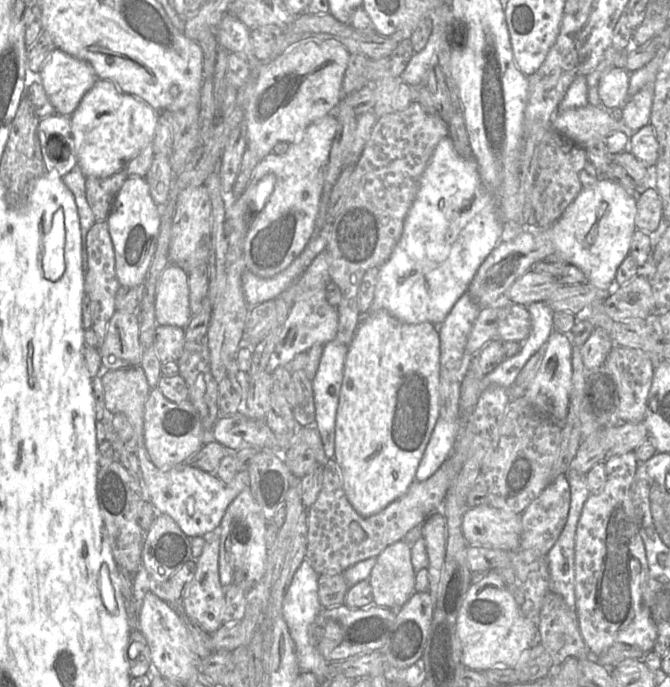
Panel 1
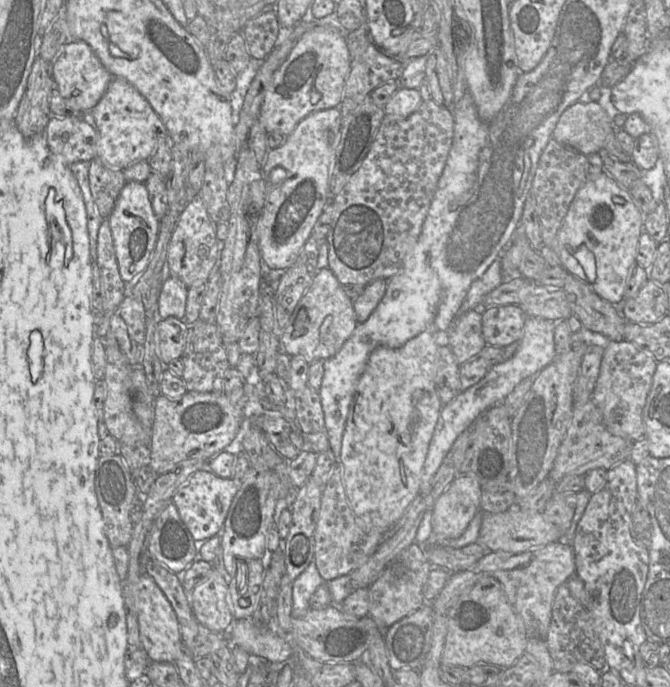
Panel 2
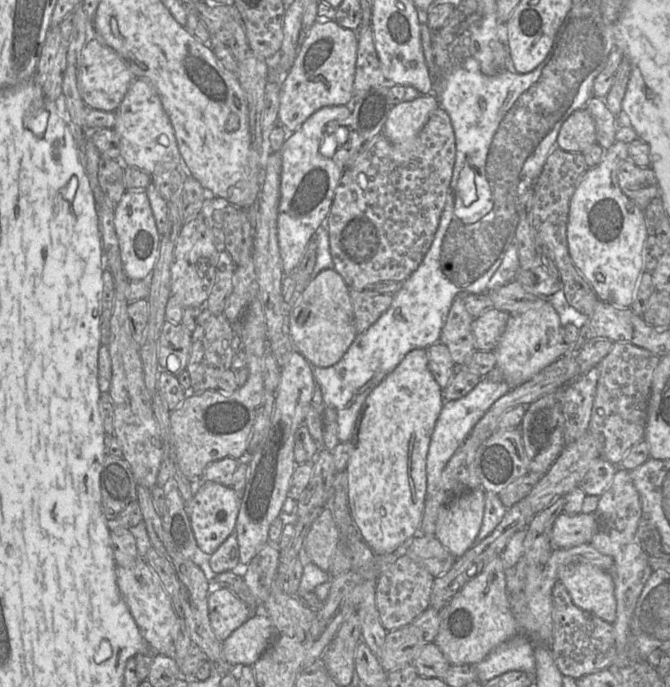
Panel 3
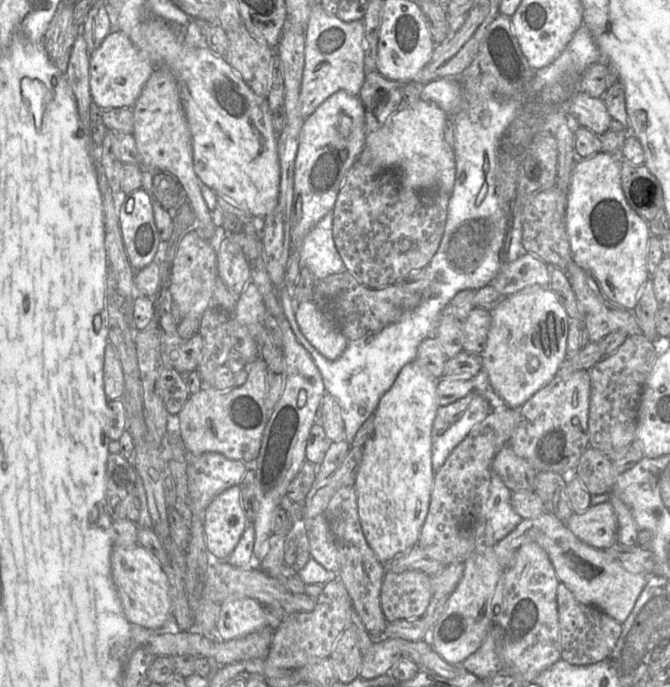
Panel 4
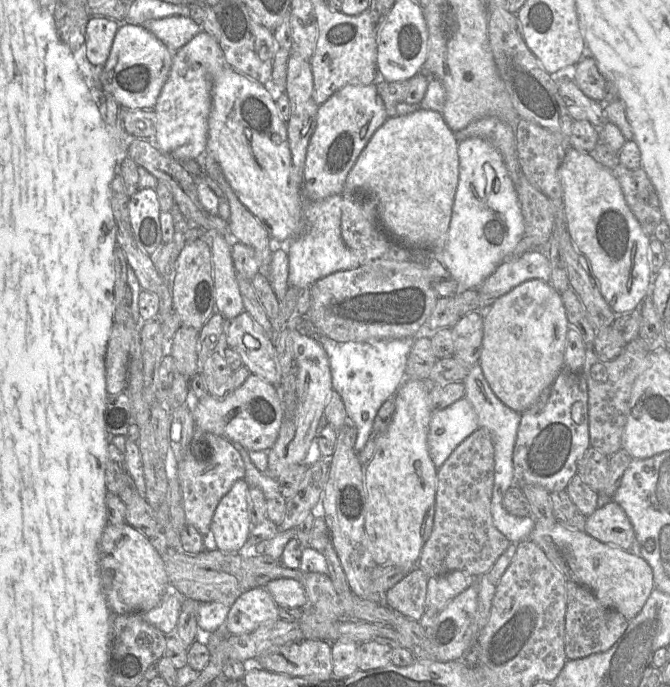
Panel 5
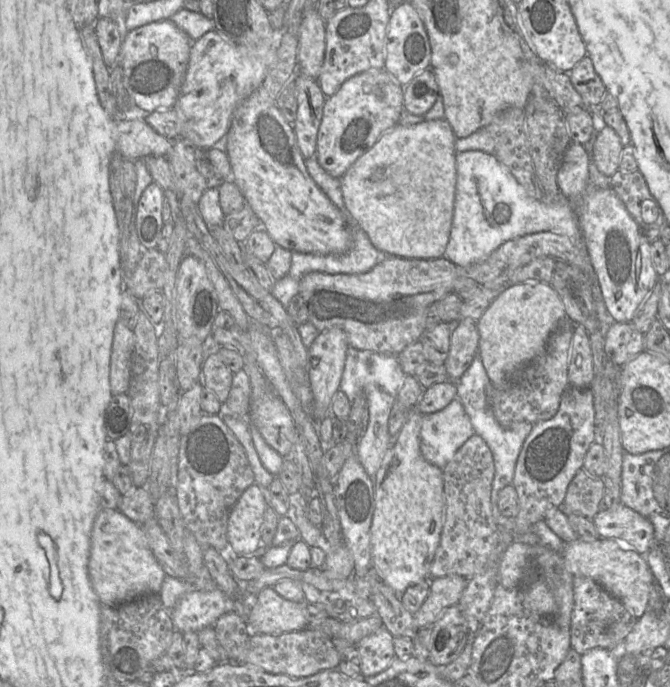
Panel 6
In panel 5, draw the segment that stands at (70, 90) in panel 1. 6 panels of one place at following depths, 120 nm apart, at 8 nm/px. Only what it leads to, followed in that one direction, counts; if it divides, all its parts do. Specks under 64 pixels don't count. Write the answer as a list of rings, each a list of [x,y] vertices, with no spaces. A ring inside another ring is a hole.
[[[142,25],[118,28],[106,63],[101,69],[103,93],[114,97],[123,110],[153,109],[169,77],[173,52]]]

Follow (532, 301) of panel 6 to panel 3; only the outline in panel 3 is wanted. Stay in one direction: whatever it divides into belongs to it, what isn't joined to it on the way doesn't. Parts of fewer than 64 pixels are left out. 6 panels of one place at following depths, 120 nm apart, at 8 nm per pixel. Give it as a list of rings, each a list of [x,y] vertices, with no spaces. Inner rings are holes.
[[[540,298],[533,303],[531,309],[510,315],[493,352],[496,366],[502,371],[504,381],[514,389],[568,353],[570,346],[564,341],[563,326],[553,304],[546,298]]]

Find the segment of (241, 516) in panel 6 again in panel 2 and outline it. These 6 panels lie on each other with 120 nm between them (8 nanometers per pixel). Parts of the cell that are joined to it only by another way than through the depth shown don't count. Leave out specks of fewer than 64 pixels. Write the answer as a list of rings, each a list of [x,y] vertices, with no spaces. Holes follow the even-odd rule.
[[[200,470],[191,475],[175,493],[172,502],[195,540],[197,553],[205,541],[217,535],[223,528],[238,489],[239,484],[232,478],[225,479],[211,471]]]

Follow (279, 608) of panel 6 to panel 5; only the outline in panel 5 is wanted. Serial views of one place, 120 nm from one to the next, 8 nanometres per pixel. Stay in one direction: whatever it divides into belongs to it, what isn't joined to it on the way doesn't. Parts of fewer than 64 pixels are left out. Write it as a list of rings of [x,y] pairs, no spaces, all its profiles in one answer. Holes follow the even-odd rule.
[[[254,587],[237,597],[227,615],[225,628],[230,635],[242,635],[278,619],[278,605],[270,593],[265,587]]]

